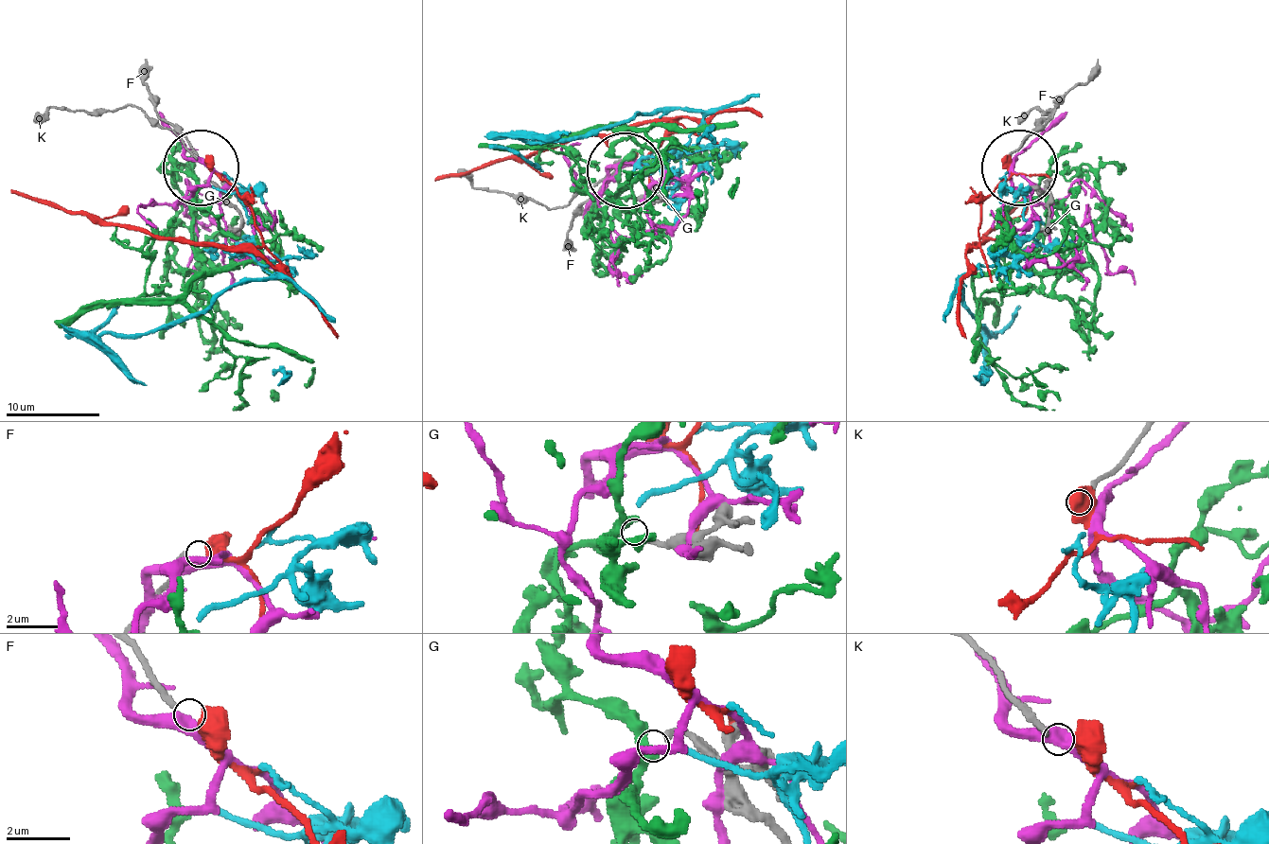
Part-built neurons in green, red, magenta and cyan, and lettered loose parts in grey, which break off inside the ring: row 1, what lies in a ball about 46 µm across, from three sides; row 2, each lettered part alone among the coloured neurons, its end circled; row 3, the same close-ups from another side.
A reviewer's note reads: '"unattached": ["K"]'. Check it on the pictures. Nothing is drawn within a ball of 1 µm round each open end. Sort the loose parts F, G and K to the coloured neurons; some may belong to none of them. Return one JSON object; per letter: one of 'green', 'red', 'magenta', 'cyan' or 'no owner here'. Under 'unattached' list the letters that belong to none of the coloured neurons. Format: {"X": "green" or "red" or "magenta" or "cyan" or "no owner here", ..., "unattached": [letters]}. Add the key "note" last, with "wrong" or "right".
{"F": "red", "G": "green", "K": "no owner here", "unattached": ["K"], "note": "right"}

